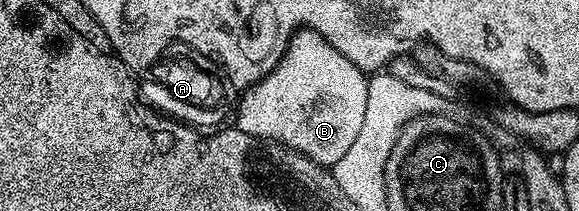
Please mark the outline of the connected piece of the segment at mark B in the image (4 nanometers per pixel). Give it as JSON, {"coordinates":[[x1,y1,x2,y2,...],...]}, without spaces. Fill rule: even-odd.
{"coordinates":[[300,28,277,67,240,98,235,127,243,134,280,144,329,169,349,151,365,119,368,76,320,33]]}

